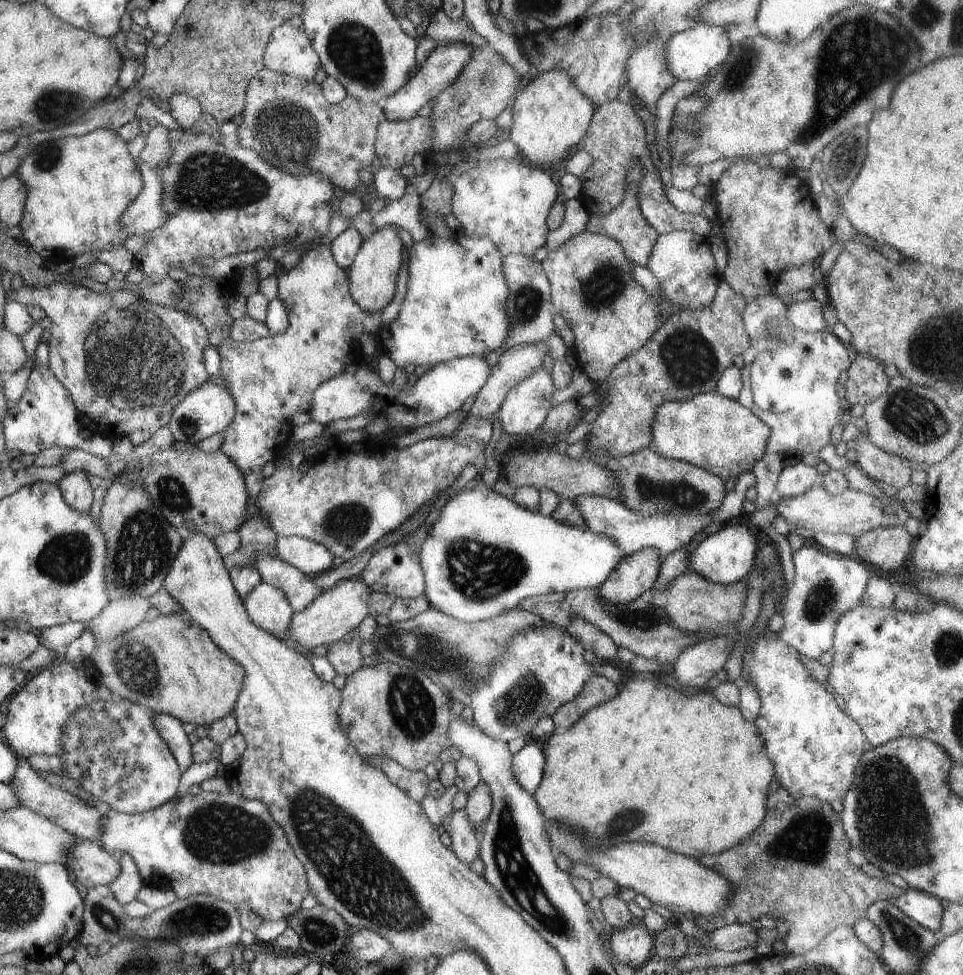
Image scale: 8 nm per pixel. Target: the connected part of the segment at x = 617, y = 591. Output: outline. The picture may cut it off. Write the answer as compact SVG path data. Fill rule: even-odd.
M655 548L637 550L623 556L599 588L599 598L607 604L628 604L651 589L661 560Z

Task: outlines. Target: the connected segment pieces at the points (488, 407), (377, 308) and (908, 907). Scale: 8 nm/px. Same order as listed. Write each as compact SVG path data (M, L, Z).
M547 339L539 340L539 342L534 344L519 344L518 346L513 346L513 348L507 348L499 356L496 365L489 372L485 384L479 388L475 400L471 402L468 415L474 418L487 418L487 420L491 420L494 434L496 434L498 428L495 415L500 408L504 396L521 378L527 378L535 368L539 368L543 364L543 357L547 355L547 352L549 352Z
M384 225L369 238L362 240L351 265L346 269L346 274L351 300L365 314L381 313L381 310L391 302L402 262L402 244L406 242L405 236L390 225Z
M907 889L896 898L894 906L911 921L929 932L938 932L944 903L916 889Z

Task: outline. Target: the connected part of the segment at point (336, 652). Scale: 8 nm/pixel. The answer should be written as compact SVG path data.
M342 639L327 644L327 648L324 657L335 670L335 675L347 677L363 666L363 656L359 652L357 642L345 642Z

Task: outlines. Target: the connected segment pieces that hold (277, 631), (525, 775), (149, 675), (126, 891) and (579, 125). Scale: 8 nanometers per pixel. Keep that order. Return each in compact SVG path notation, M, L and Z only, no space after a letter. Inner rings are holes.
M259 582L242 602L247 617L255 626L275 639L284 641L287 638L292 613L287 598L277 588Z
M545 738L527 739L526 745L513 754L511 760L511 774L515 782L532 794L541 782L543 775L543 744Z
M159 614L151 622L143 620L109 642L95 644L91 660L88 661L98 675L98 680L116 698L136 703L155 715L170 715L181 723L192 723L198 728L203 724L211 725L219 718L232 713L244 676L241 666L227 658L211 642L205 630L179 614Z
M124 853L117 861L119 862L119 874L106 888L111 892L115 901L123 906L135 899L144 883L139 878L139 872L129 854Z
M565 70L539 73L513 98L508 140L529 164L547 169L579 144L593 116L591 102L573 86Z

